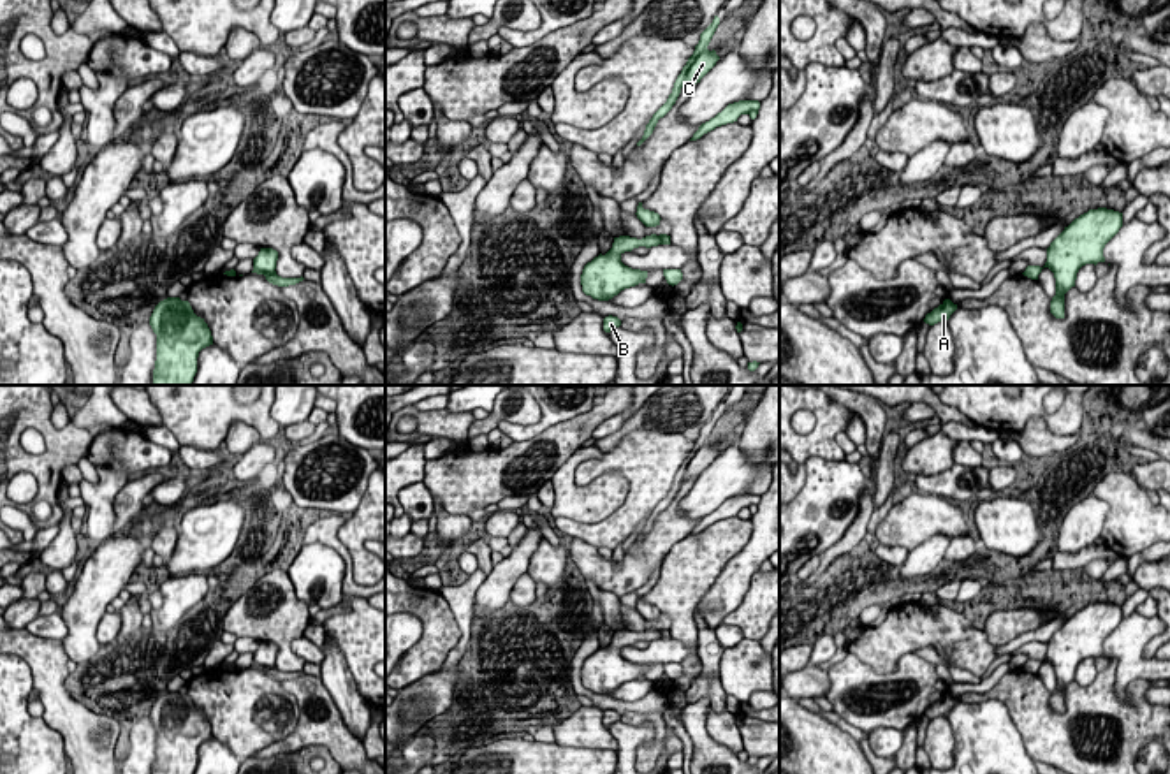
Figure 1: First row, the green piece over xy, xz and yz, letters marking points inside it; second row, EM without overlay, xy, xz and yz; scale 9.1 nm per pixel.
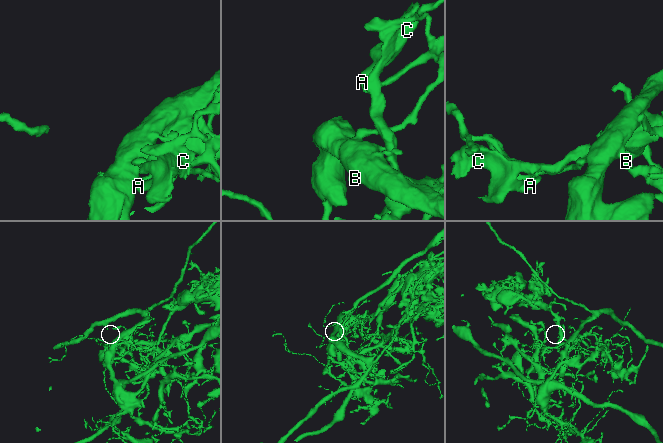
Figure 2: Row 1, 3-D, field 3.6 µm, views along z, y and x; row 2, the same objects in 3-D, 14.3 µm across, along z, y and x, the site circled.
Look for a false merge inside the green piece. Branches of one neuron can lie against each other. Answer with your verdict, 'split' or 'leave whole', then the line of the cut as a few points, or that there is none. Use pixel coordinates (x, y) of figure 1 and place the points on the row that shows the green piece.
split; cut in xz along (630, 238), (634, 247)

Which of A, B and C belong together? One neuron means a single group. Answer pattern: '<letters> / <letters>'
A C / B

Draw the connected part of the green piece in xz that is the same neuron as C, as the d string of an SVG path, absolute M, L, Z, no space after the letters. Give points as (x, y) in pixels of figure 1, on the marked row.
M714 16L713 23L700 33L700 40L695 46L693 55L688 58L686 65L683 67L681 74L677 76L672 93L669 95L667 102L653 114L649 123L646 125L642 139L637 142L640 146L654 130L660 118L663 118L672 106L676 104L681 88L690 83L700 83L700 79L716 65L720 56L716 51L709 51L707 46L720 25L720 18Z

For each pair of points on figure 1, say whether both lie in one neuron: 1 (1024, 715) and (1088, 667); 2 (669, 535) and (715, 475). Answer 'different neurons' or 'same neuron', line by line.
1: different neurons
2: different neurons

